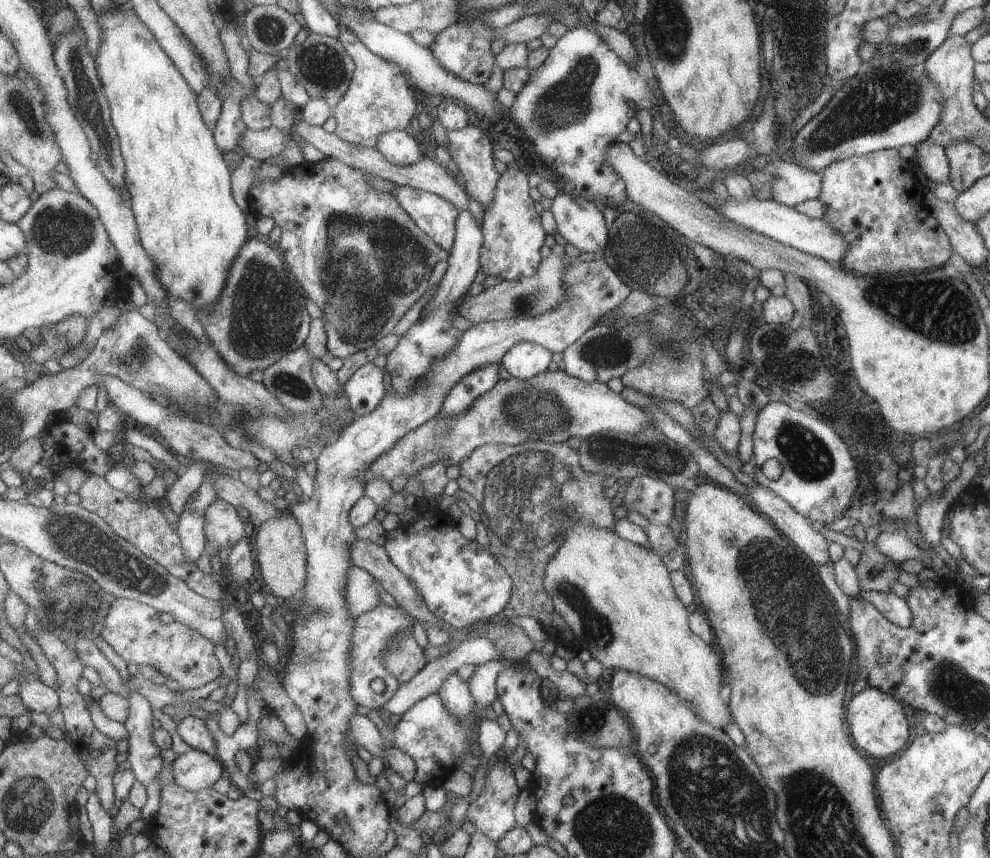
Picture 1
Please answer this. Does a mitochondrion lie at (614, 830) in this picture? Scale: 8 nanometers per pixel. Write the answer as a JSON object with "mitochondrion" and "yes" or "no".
{"mitochondrion":"yes"}

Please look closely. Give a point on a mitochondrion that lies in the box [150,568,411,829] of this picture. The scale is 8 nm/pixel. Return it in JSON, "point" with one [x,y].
{"point":[309,660]}

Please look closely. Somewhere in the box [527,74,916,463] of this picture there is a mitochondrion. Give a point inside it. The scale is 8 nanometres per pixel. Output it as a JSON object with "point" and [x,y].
{"point":[640,253]}

